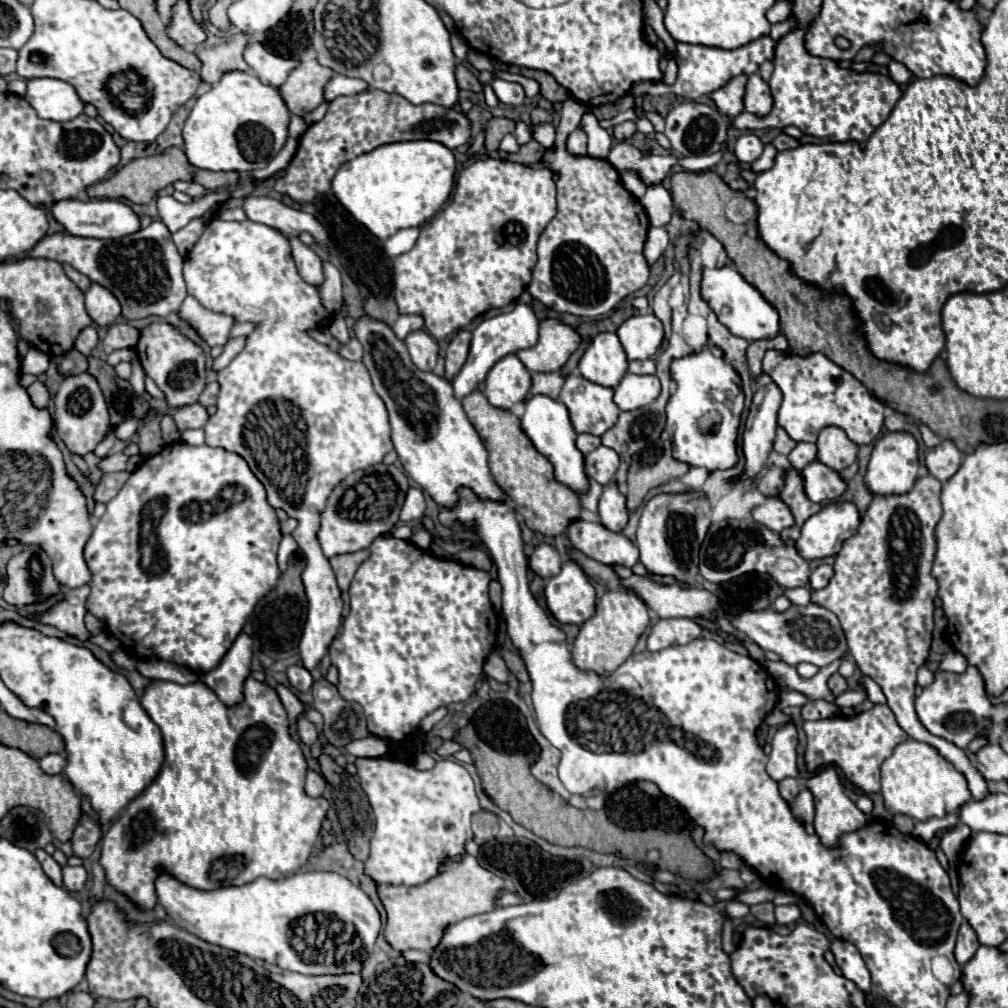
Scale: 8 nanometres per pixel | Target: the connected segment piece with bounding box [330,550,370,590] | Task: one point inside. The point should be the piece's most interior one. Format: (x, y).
(344, 566)

